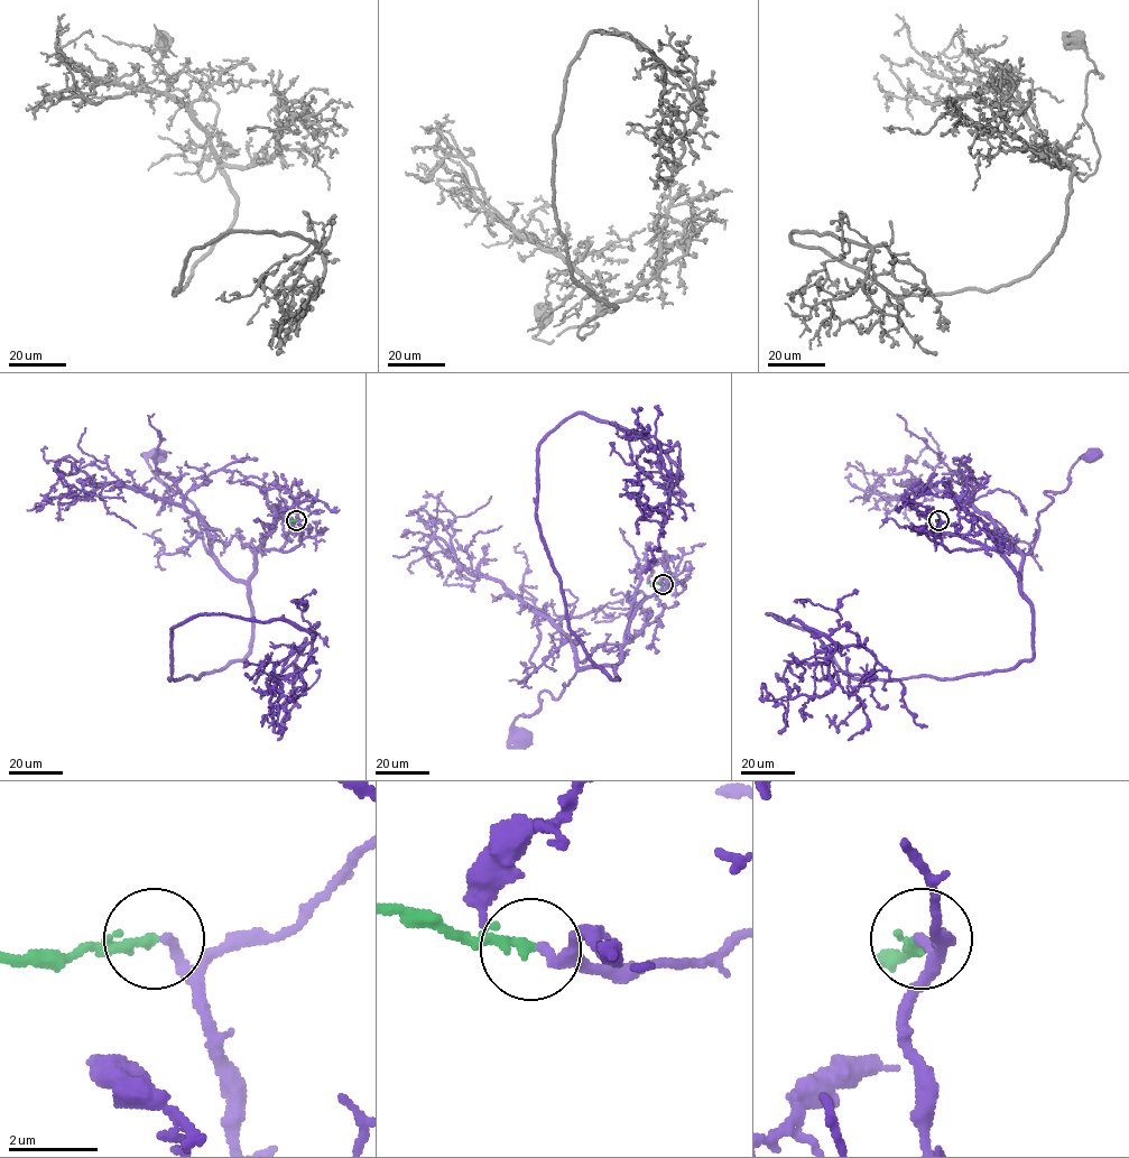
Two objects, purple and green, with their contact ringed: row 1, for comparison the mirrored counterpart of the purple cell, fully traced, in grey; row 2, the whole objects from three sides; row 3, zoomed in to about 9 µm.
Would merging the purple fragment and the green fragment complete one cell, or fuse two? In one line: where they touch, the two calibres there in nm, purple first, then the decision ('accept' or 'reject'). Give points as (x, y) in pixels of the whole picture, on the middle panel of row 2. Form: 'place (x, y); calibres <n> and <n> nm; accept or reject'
place (663, 584); calibres 220 and 170 nm; accept

